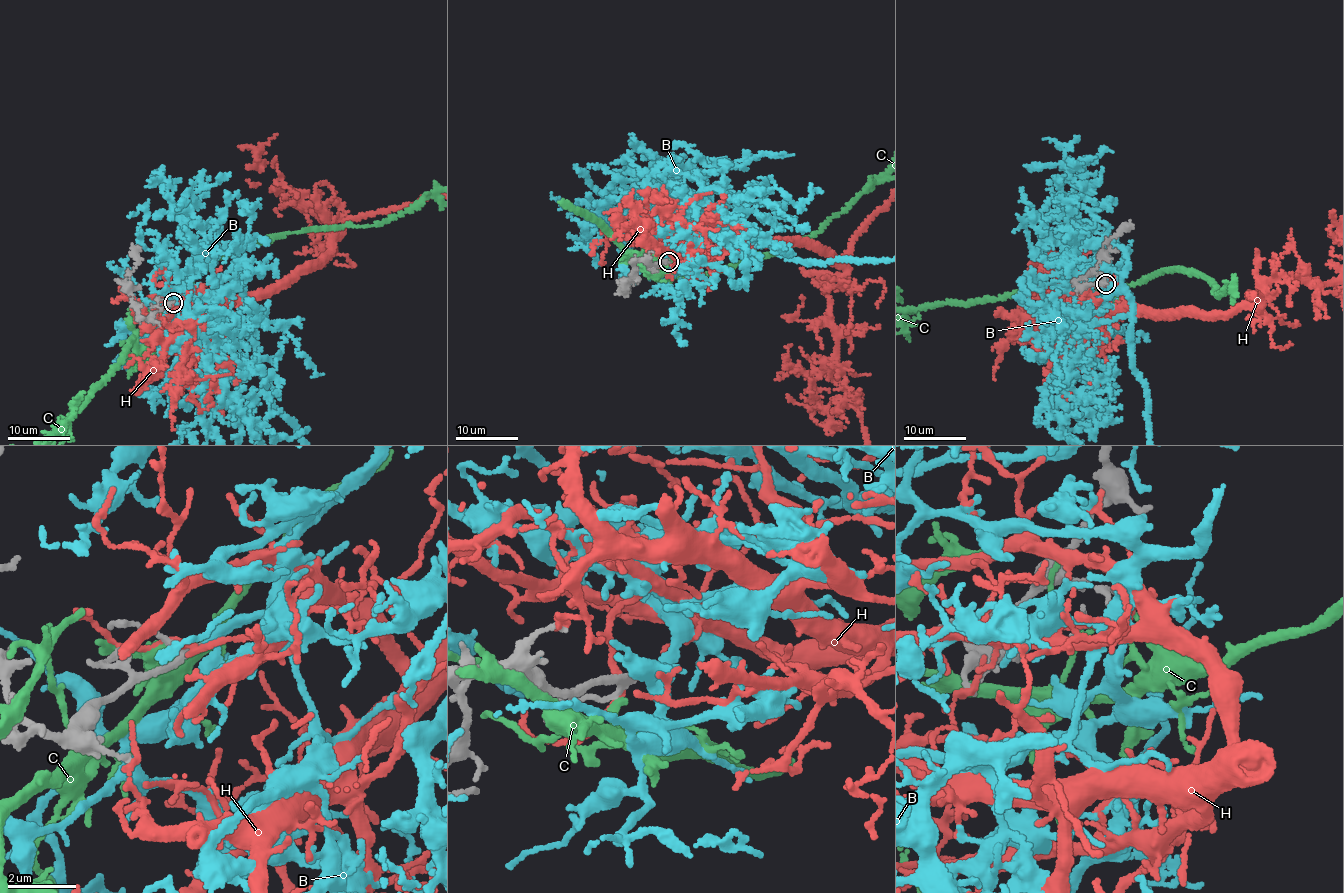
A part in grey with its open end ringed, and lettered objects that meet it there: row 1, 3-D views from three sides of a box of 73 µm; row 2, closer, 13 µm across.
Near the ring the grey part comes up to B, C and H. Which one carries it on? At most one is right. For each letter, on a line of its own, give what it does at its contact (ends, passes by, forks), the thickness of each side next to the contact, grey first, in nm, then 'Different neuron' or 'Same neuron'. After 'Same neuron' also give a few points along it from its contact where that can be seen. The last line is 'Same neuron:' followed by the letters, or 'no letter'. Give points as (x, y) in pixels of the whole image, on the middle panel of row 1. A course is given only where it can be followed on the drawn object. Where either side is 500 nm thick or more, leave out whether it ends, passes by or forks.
B: It passes by. Thickness 220 nm (grey) against 260 nm. Same neuron
C: It passes by. Thickness 240 nm (grey) against 170 nm. Different neuron
H: It passes by. Thickness 240 nm (grey) against 160 nm. Different neuron
Same neuron: B

